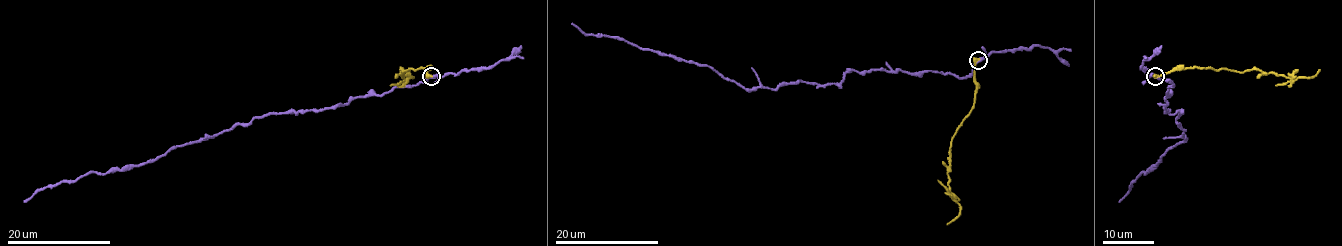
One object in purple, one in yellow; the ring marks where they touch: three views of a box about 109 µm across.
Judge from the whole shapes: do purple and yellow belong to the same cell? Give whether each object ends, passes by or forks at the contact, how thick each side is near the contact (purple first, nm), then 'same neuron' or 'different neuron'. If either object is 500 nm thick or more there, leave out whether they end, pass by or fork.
purple passes by | yellow ends | 300/440 nm | different neuron

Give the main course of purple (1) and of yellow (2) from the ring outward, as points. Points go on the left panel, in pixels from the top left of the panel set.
1: (431, 77), (343, 105), (255, 117), (122, 170), (38, 189), (23, 202)
2: (431, 77), (427, 74), (427, 68), (402, 69), (400, 73), (405, 79), (412, 78), (400, 69)

